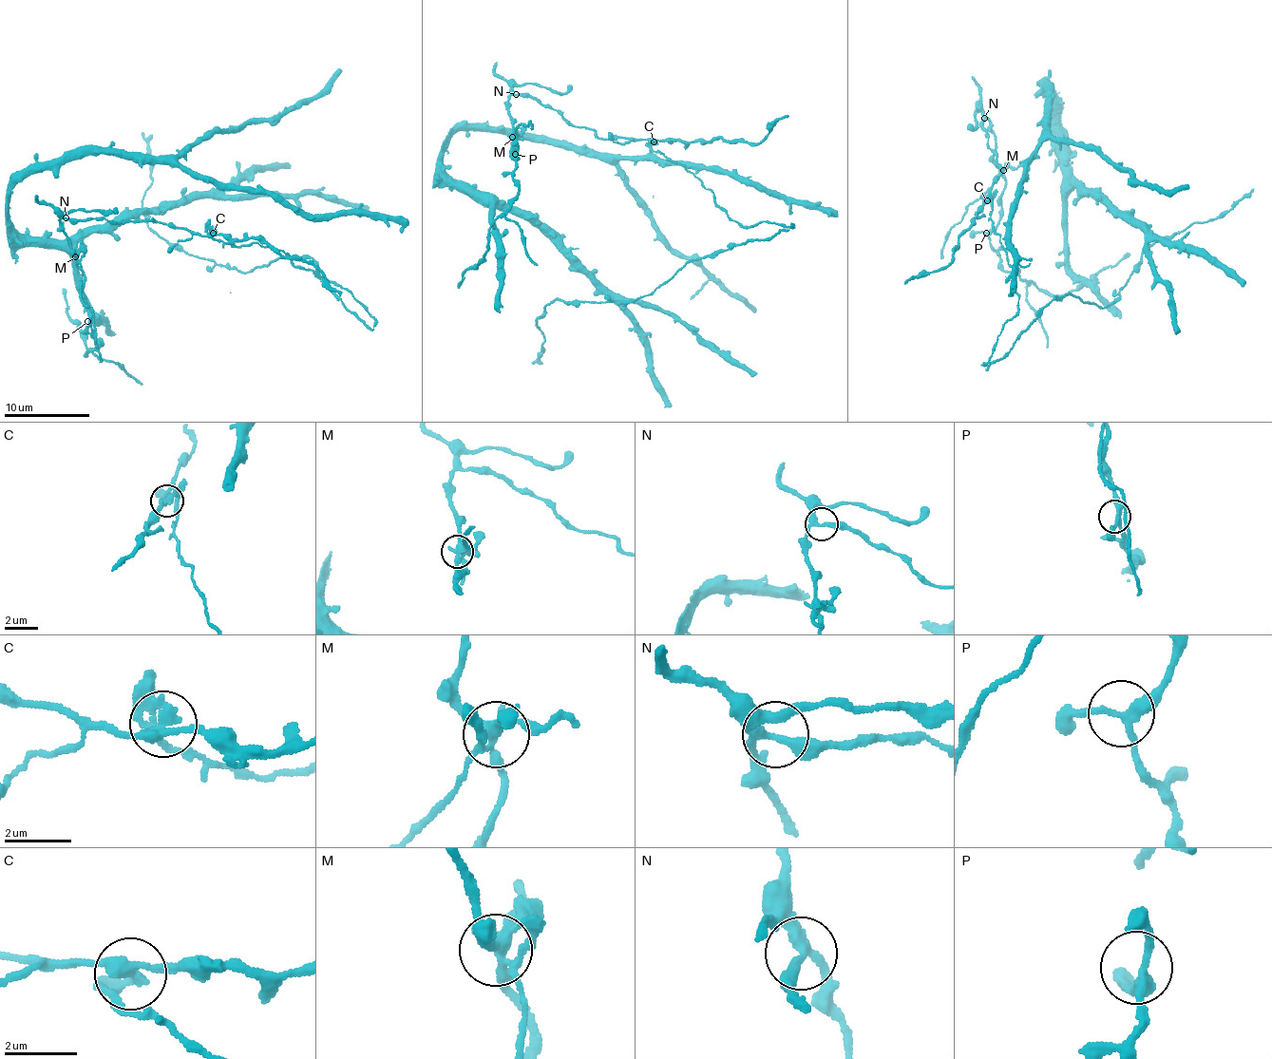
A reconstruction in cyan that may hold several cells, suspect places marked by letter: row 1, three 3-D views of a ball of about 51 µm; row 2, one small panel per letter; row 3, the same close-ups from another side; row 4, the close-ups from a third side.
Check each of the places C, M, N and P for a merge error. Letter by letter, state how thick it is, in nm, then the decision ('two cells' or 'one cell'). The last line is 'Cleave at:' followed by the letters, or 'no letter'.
C: calibre 280 nm; two cells
M: calibre 280 nm; two cells
N: calibre 260 nm; one cell
P: calibre 240 nm; one cell
Cleave at: C, M

